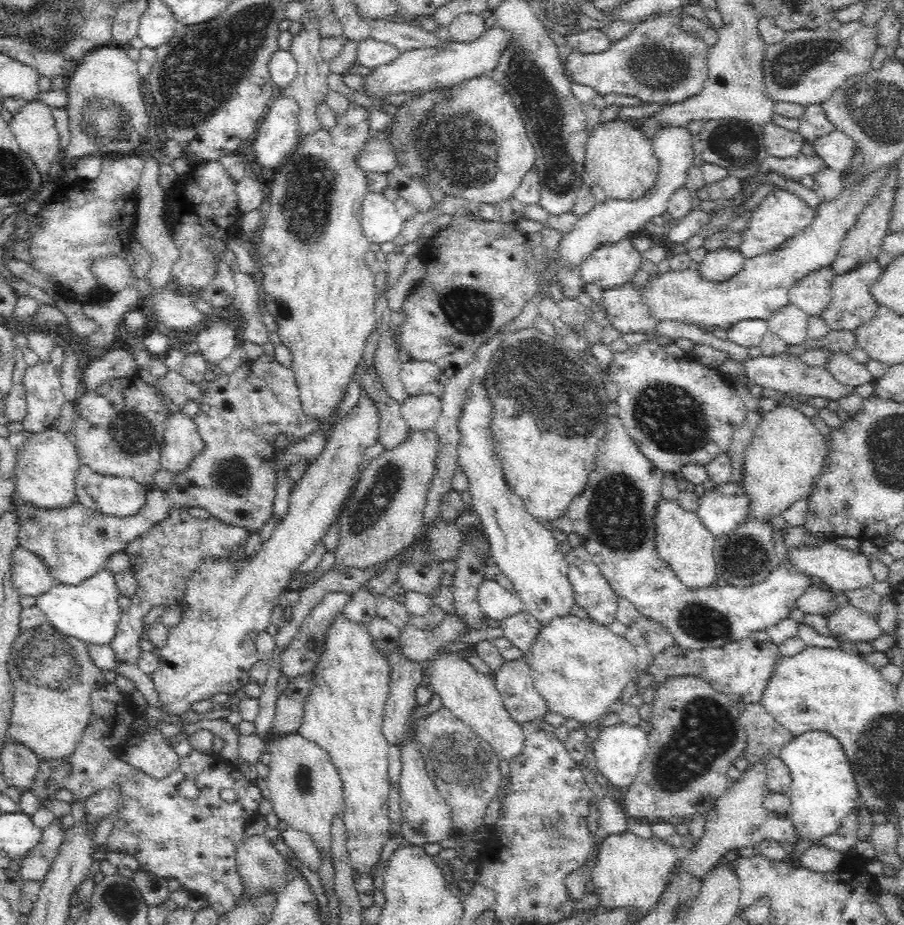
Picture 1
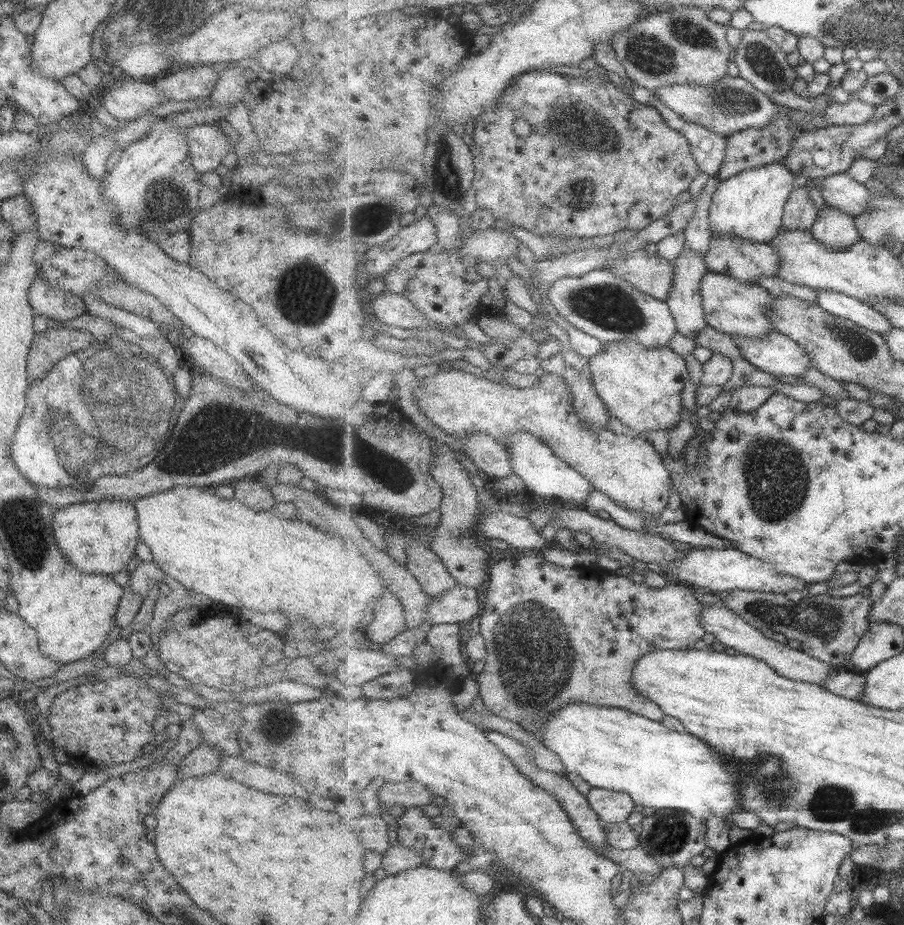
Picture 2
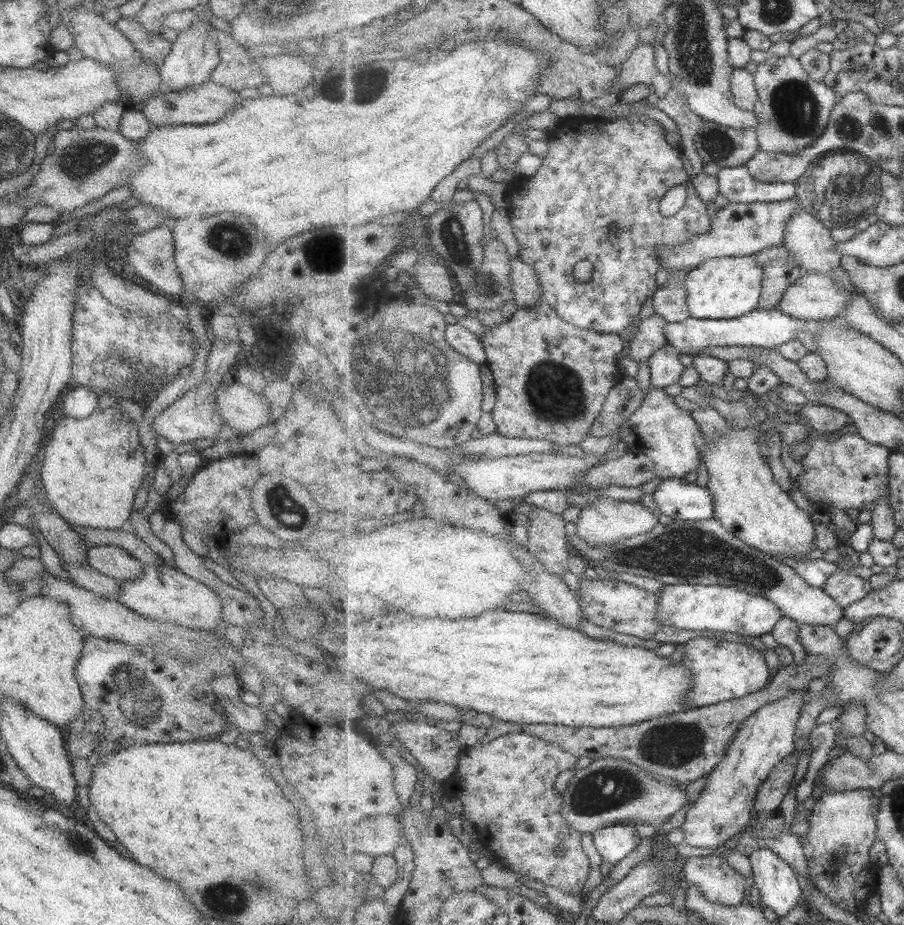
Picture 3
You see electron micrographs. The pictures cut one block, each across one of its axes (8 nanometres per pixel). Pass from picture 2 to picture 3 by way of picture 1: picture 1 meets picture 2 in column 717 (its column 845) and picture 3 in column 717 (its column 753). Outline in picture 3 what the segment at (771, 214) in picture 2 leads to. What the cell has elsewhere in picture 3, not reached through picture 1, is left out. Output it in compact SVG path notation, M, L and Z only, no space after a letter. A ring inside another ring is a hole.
M725 256L703 262L698 268L688 272L686 278L688 305L692 316L705 320L729 320L749 314L752 310L759 308L764 276L765 270L755 263L752 256L739 256L738 258Z

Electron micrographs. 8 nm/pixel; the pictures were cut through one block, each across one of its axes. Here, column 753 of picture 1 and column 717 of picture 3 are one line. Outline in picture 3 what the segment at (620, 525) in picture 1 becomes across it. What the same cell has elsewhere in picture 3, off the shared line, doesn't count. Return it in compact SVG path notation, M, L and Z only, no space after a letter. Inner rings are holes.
M704 584L663 585L657 620L675 630L699 630L712 636L731 637L763 636L773 632L783 617L780 609L767 598L752 596L735 586L705 586Z

